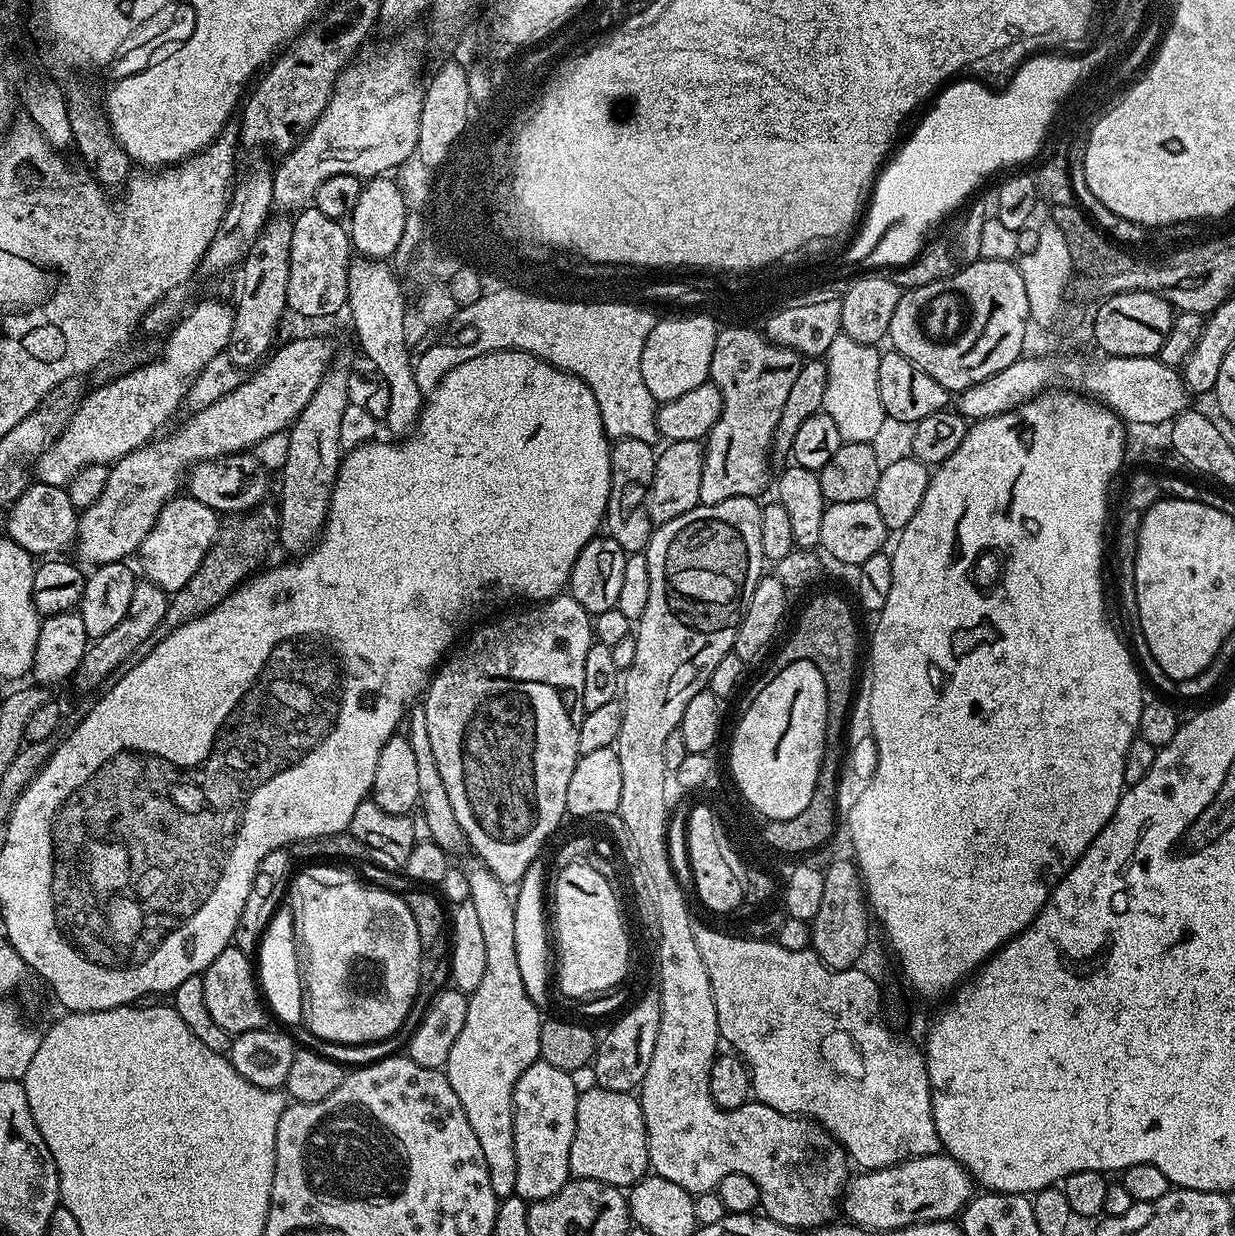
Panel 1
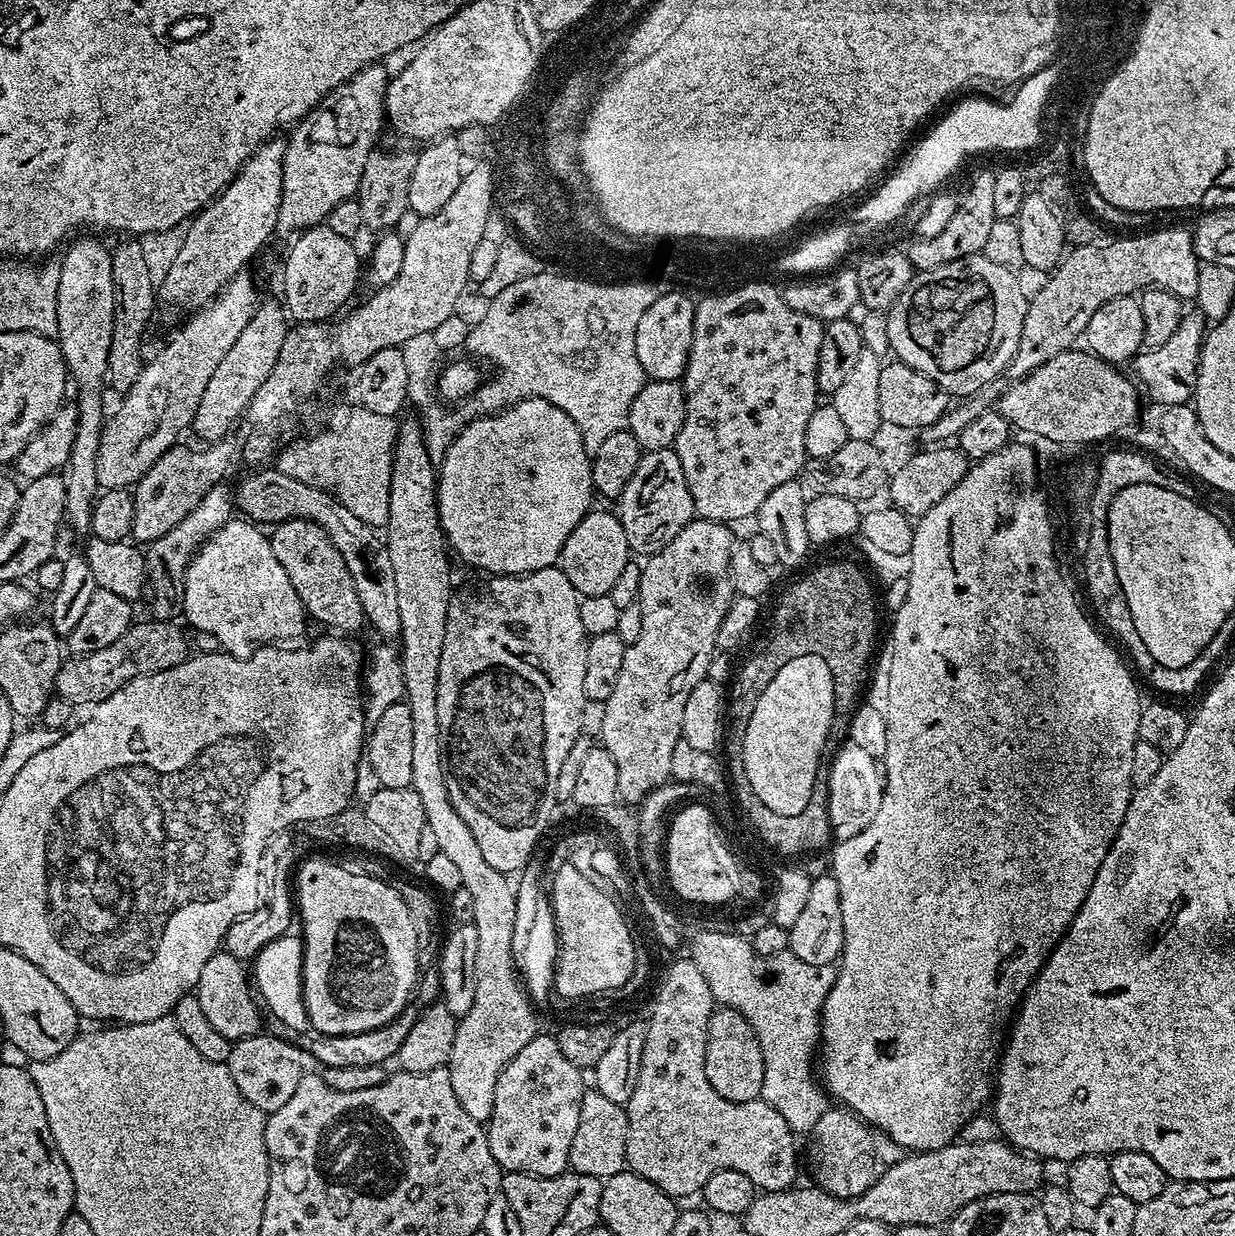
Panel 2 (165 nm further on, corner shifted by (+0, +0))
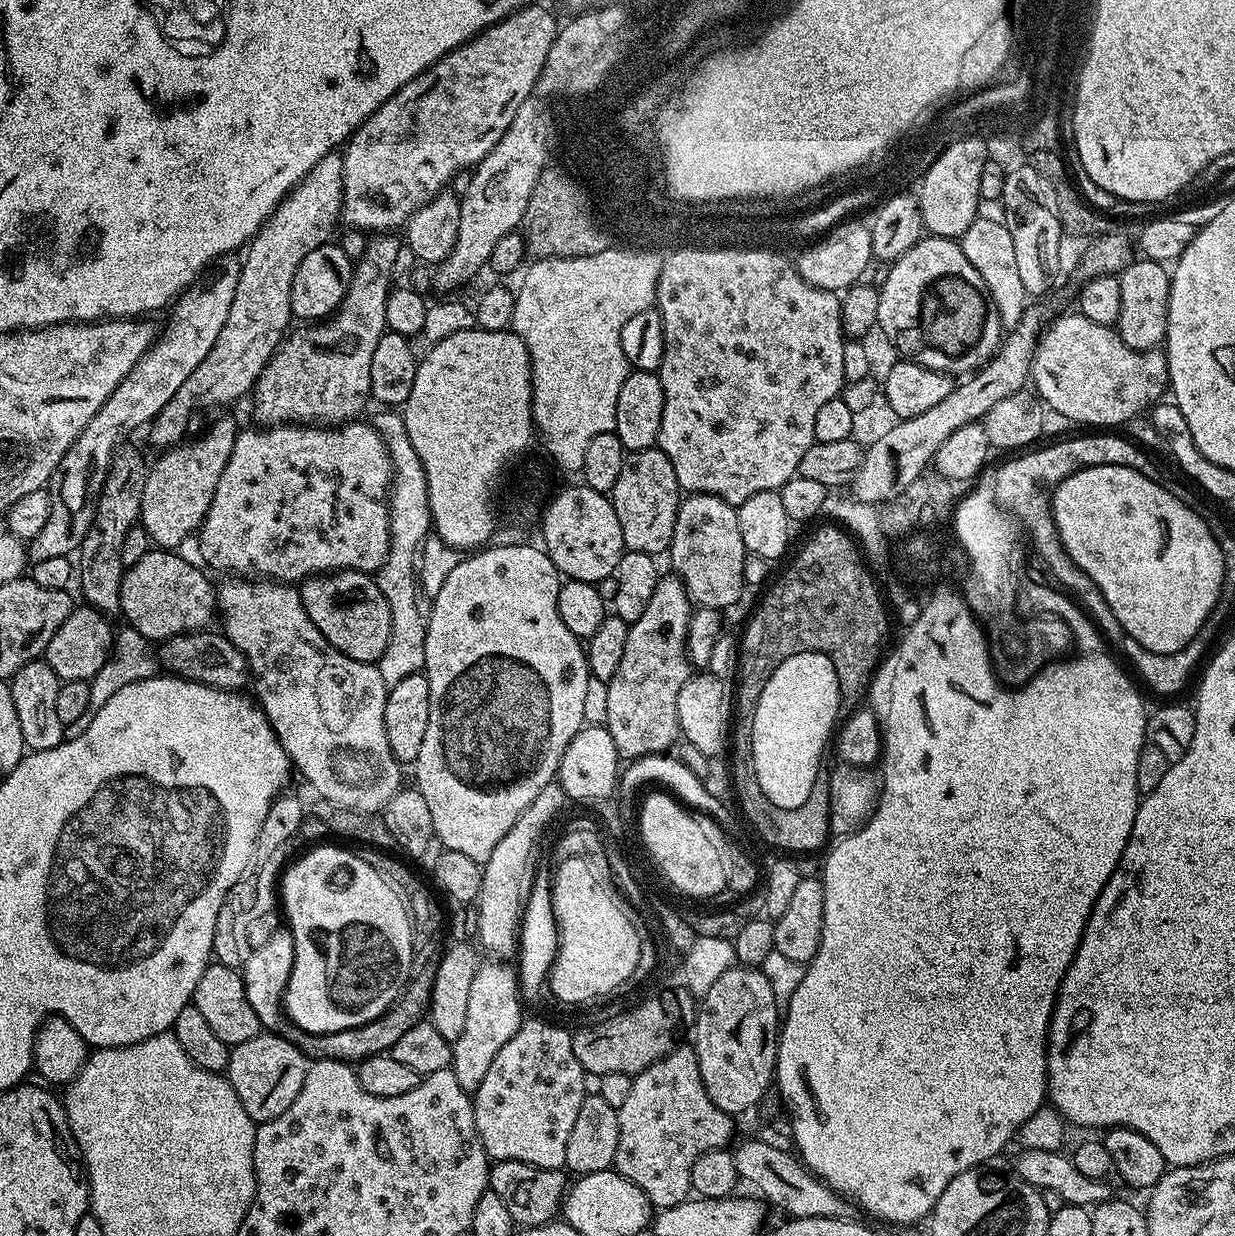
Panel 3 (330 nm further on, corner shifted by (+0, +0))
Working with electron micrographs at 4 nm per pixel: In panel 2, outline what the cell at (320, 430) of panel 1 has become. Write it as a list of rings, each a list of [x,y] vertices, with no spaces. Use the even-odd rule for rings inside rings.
[[[307,518],[282,520],[271,529],[270,539],[274,558],[278,558],[282,570],[286,570],[290,586],[294,586],[298,598],[304,603],[305,613],[311,619],[313,616],[318,623],[337,628],[340,634],[365,627],[362,602],[358,602],[358,590],[354,590],[350,570],[346,570],[346,562],[342,554],[338,554],[338,546],[330,542],[330,534],[326,534],[320,524]]]

